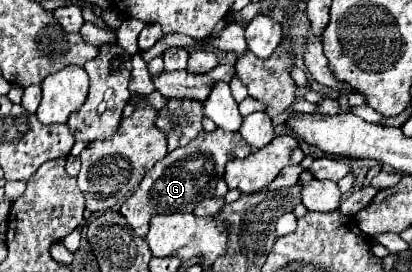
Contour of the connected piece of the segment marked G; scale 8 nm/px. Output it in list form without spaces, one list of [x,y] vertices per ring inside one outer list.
[[[216,128],[214,132],[200,132],[198,138],[194,138],[188,146],[176,148],[144,174],[138,190],[120,206],[120,214],[128,220],[132,230],[144,238],[144,234],[148,234],[148,222],[152,216],[192,212],[196,202],[212,196],[216,182],[224,176],[226,162],[246,158],[250,152],[248,142],[244,142],[238,132],[226,132],[222,128]]]

